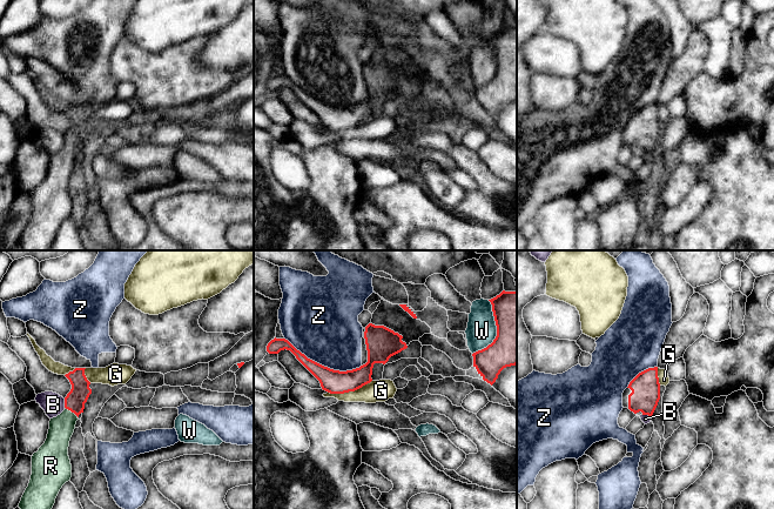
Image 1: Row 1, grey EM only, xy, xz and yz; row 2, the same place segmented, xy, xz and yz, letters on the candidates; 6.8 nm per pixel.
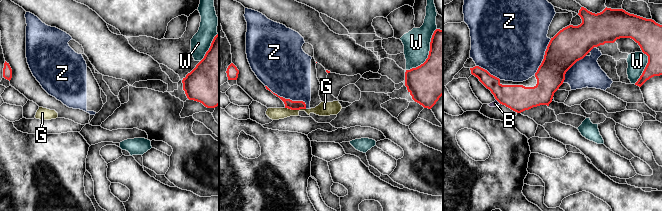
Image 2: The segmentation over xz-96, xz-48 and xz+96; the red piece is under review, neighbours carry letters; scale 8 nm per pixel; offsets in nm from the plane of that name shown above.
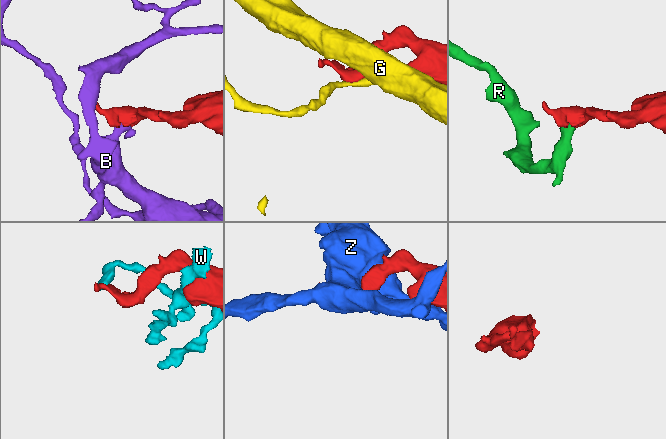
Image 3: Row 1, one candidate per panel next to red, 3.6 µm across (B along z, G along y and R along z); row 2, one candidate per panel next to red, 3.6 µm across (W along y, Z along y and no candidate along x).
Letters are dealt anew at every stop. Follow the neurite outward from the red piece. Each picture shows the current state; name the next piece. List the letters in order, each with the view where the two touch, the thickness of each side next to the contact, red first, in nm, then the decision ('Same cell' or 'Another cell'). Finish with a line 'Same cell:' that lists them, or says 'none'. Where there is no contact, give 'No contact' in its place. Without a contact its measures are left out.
B: Touches red in xy. Thickness 140 nm (red) against 150 nm. Another cell
G: Touches red in xz. Thickness 160 nm (red) against 150 nm. Another cell
R: Touches red in xy. Thickness 140 nm (red) against 170 nm. Same cell
W: Touches red in xz. Thickness 300 nm (red) against 200 nm. Another cell
Z: Touches red in xz. Thickness 160 nm (red) against 460 nm. Another cell
Same cell: R

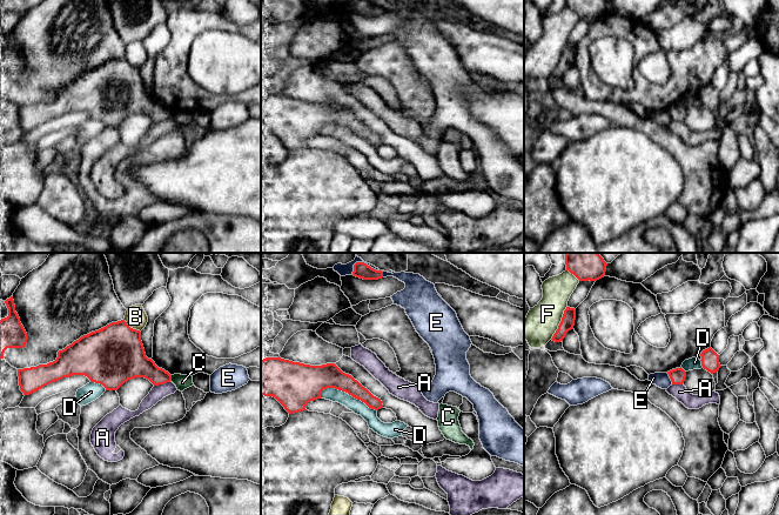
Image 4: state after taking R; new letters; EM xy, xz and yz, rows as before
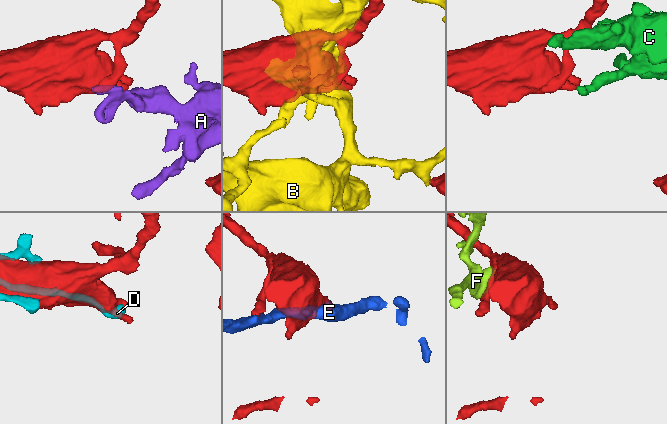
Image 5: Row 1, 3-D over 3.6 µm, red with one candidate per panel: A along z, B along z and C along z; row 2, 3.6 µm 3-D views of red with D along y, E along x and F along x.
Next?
A: Touches red in xy. Thickness 200 nm (red) against 100 nm. Another cell
B: Touches red in xy. Thickness 400 nm (red) against 150 nm. Another cell
C: Touches red in xy. Thickness 180 nm (red) against 100 nm. Another cell
D: Touches red in xz. Thickness 180 nm (red) against 100 nm. Another cell
E: Touches red in yz. Thickness 100 nm (red) against 110 nm. Another cell
F: Touches red in yz. Thickness 100 nm (red) against 220 nm. Another cell
Same cell: none

